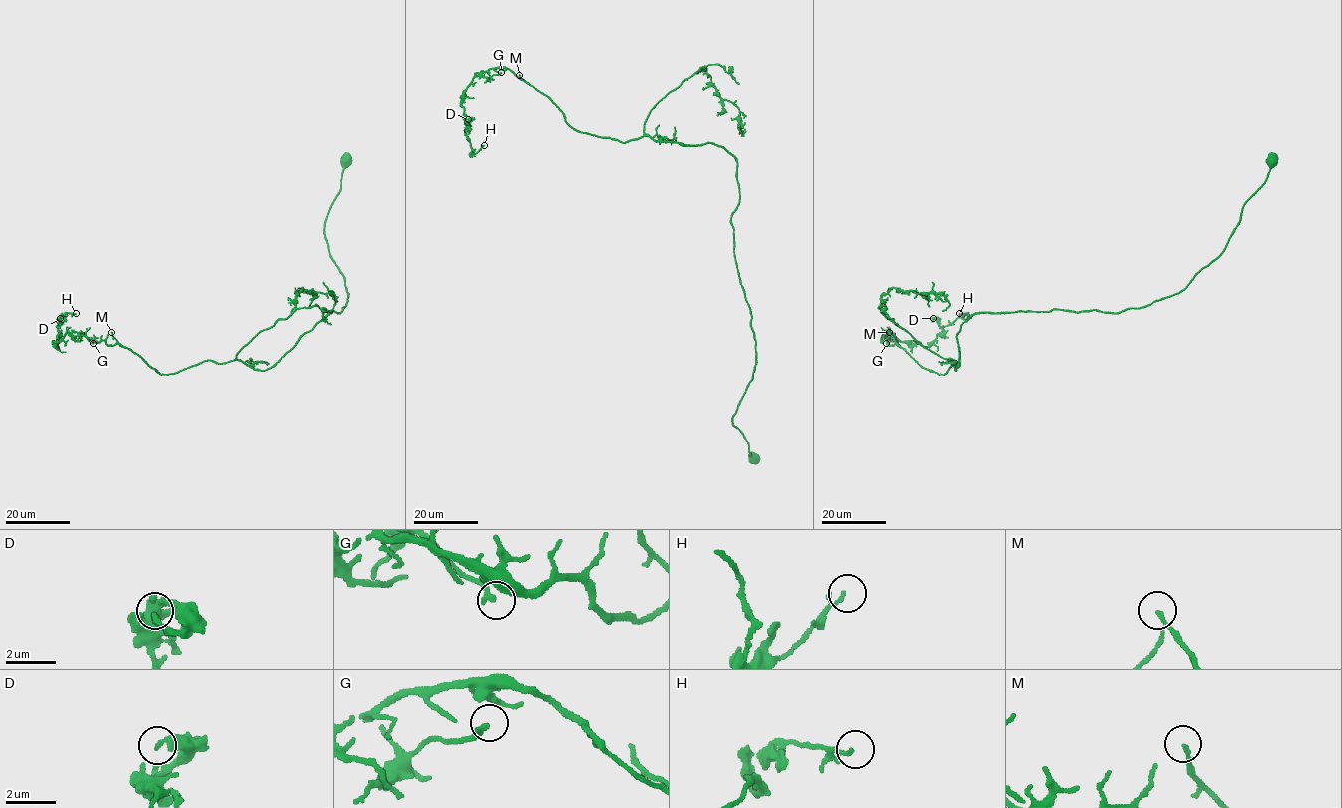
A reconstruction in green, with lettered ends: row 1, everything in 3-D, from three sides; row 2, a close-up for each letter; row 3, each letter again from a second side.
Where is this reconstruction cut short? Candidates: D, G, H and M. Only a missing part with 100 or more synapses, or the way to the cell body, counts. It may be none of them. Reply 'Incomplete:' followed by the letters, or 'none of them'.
Incomplete: none of them

